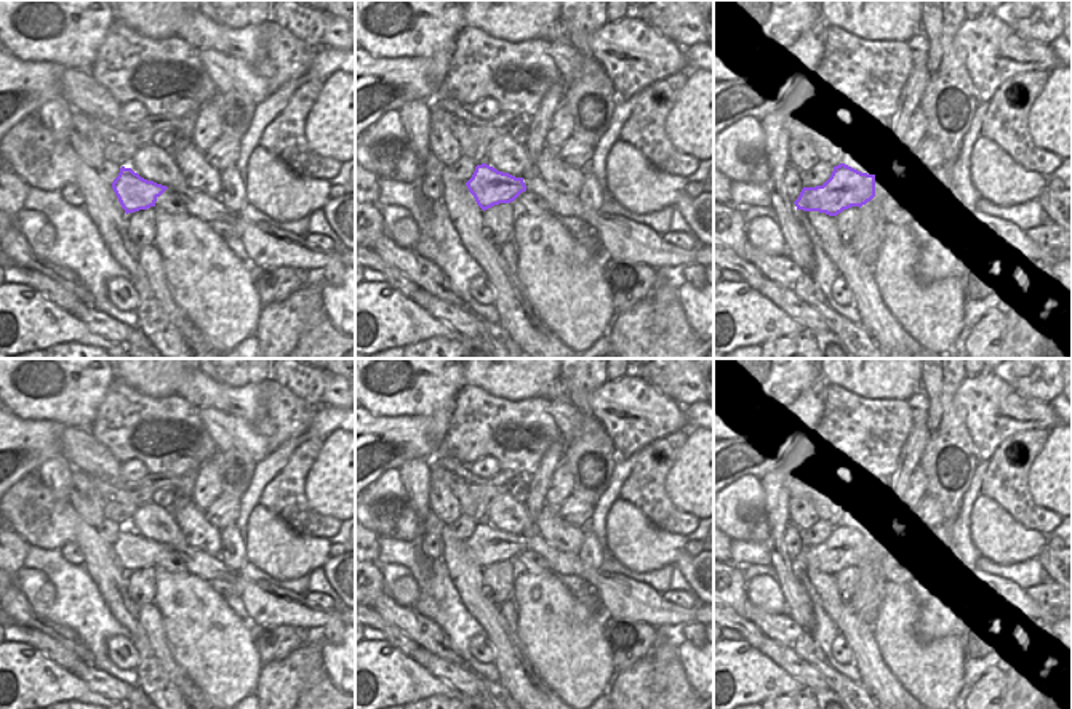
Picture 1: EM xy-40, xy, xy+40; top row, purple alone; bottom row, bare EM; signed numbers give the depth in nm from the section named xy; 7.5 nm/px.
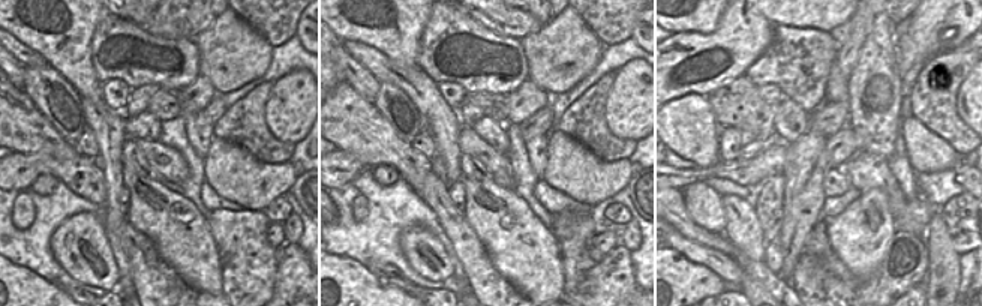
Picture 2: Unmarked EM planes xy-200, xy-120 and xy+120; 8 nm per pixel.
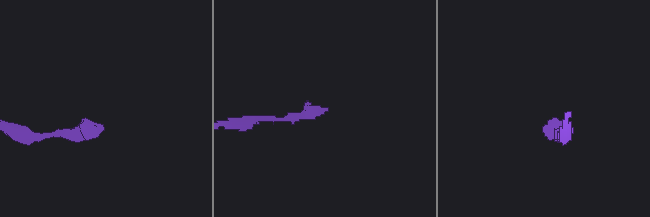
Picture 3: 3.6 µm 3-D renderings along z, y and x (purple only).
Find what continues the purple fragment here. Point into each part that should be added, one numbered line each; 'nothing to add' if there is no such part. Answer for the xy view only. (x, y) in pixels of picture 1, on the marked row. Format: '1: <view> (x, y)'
1: xy (621, 239)

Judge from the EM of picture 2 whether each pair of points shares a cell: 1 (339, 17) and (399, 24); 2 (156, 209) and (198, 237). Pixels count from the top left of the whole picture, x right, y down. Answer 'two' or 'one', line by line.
1: one
2: one

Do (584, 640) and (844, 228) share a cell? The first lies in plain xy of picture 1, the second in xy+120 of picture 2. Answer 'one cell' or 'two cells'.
two cells

